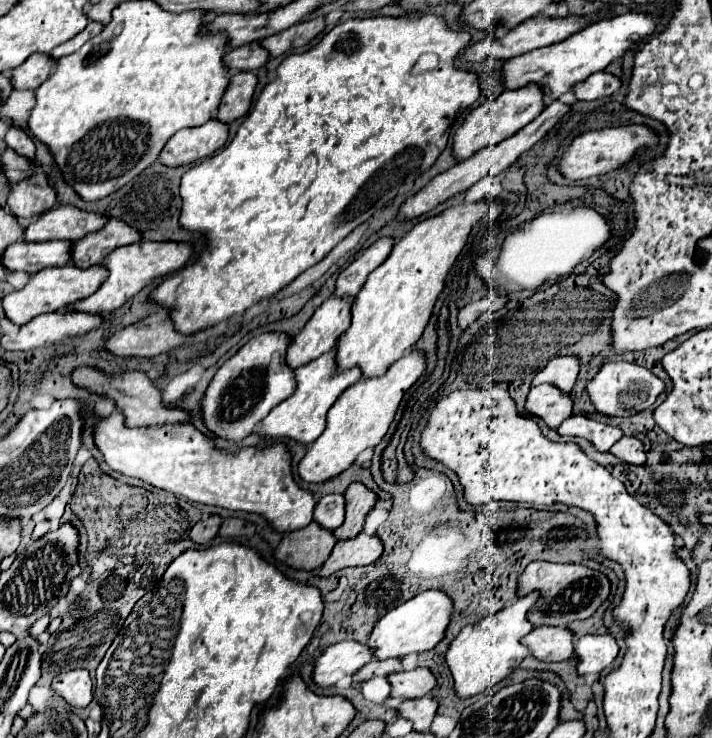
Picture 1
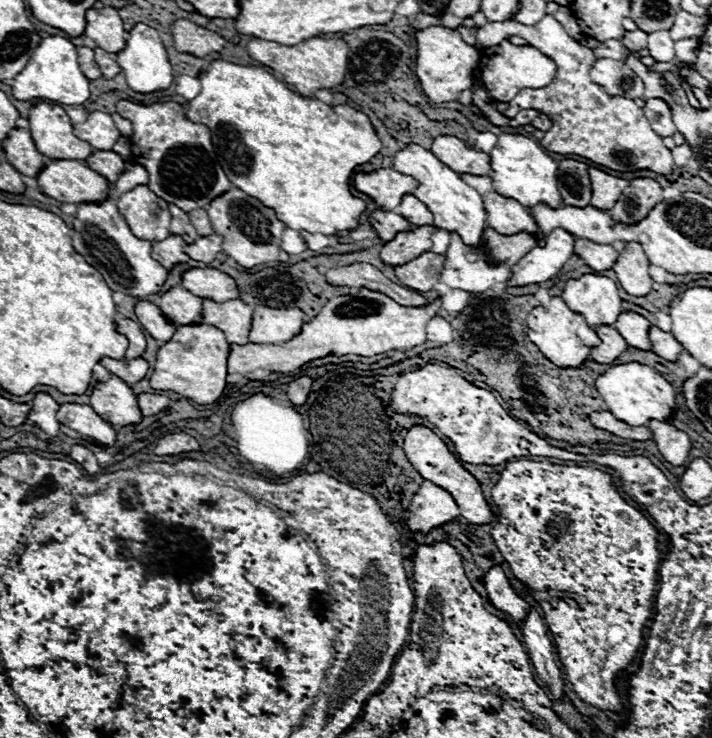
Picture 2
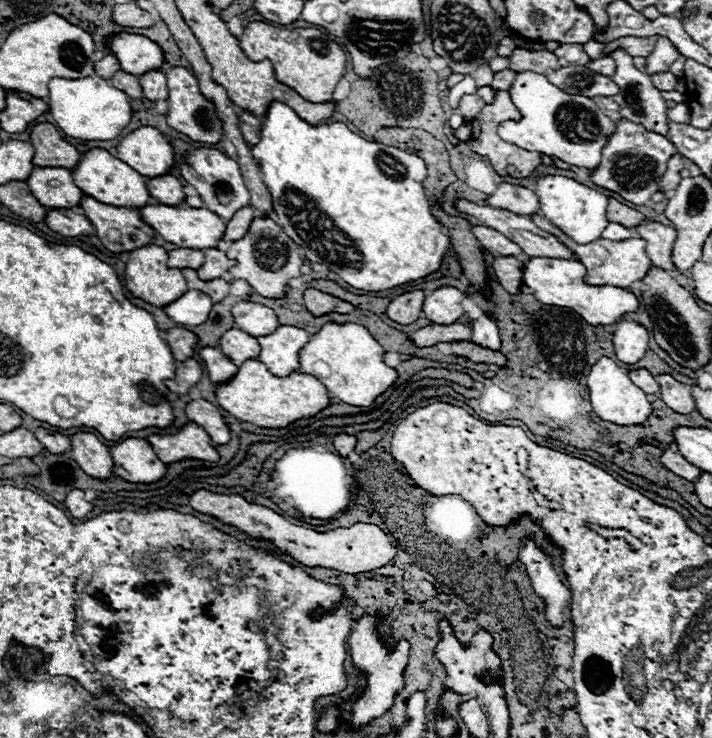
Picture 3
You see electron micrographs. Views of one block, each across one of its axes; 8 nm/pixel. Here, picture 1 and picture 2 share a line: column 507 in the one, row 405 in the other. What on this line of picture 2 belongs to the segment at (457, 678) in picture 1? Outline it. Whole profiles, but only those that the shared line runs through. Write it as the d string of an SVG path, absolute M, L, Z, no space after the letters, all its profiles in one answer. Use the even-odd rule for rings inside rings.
M638 362L612 366L602 376L598 376L596 388L598 388L600 396L604 398L608 410L614 416L618 416L618 420L622 420L630 426L648 426L650 420L660 420L660 422L672 420L672 412L676 408L676 392L672 388L672 384L666 382L650 366L644 366Z

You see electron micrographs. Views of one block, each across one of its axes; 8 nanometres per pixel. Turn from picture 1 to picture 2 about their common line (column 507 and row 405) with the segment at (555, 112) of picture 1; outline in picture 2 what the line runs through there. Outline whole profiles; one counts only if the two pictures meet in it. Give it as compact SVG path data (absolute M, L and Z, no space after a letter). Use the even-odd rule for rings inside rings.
M138 394L138 404L140 404L140 410L144 416L152 416L152 414L166 410L170 406L170 400L166 396L158 396L158 394Z

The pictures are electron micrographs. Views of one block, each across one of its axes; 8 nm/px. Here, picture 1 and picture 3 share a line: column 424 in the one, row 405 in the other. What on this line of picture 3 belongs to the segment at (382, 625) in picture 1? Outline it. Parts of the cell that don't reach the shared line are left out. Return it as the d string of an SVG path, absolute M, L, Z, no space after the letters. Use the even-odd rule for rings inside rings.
M602 356L590 368L586 386L588 386L592 410L602 420L610 420L610 422L620 424L620 426L630 426L630 424L642 424L642 420L646 420L646 416L650 416L650 412L652 412L652 404L648 402L648 396L636 384L630 382L626 372L620 366L616 366L616 362L612 358Z

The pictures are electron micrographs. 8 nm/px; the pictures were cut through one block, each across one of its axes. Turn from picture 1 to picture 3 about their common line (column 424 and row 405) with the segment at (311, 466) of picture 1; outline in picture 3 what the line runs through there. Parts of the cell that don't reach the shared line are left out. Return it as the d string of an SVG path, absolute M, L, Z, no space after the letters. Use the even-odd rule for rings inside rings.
M326 322L300 350L298 360L300 370L322 380L322 384L334 398L352 406L372 406L376 396L386 392L398 376L394 368L382 362L382 354L384 348L372 338L372 334L364 326L354 322Z

